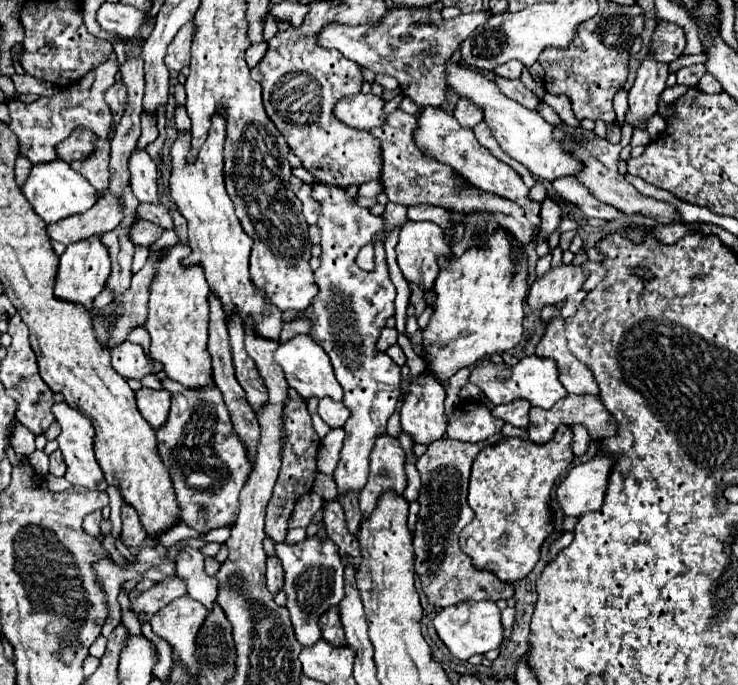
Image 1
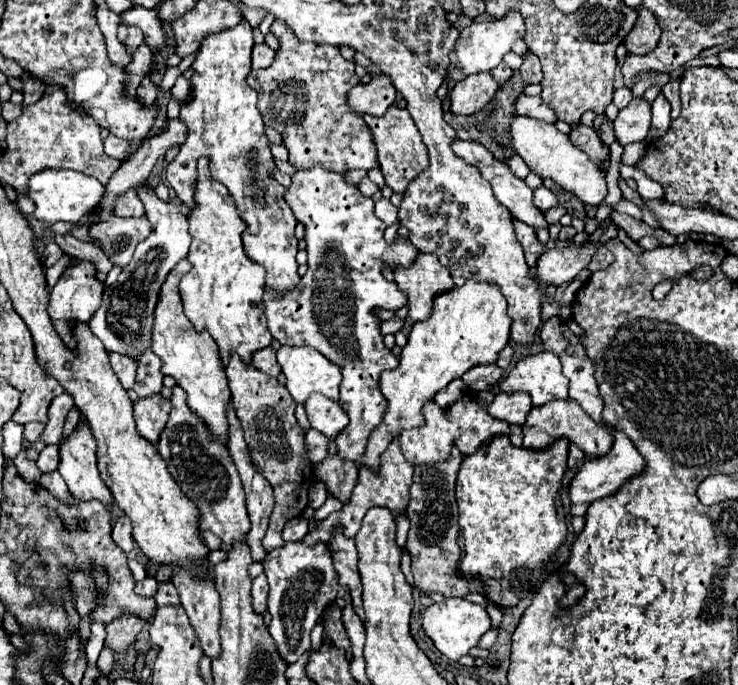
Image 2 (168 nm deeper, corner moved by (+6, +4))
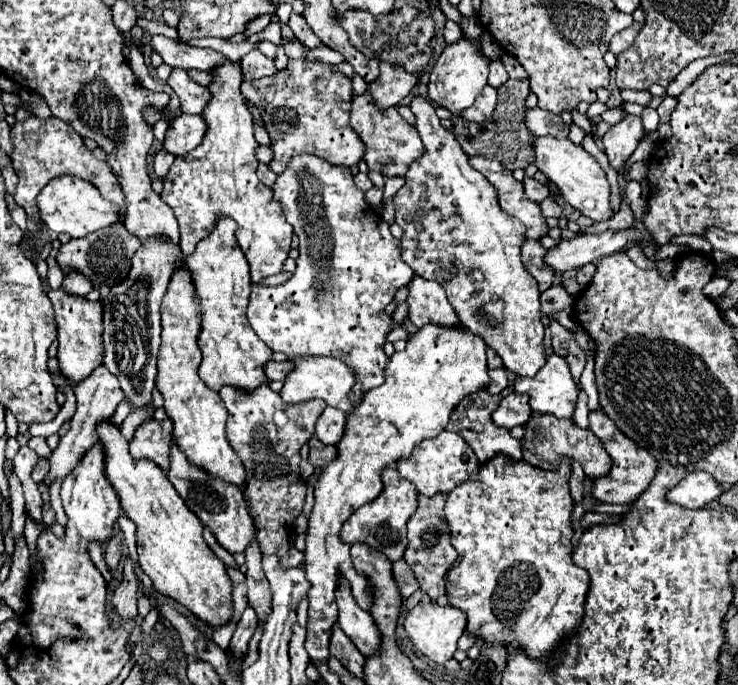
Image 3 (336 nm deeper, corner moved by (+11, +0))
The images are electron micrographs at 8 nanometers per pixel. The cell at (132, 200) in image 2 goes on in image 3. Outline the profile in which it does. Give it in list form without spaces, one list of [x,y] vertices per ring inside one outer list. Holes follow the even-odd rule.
[[[27,118],[25,122],[17,122],[11,128],[11,140],[13,140],[13,154],[11,154],[11,162],[13,168],[19,176],[19,184],[17,184],[17,192],[15,192],[15,202],[25,208],[27,212],[27,230],[35,236],[43,230],[41,224],[41,216],[37,212],[37,194],[41,192],[41,188],[45,188],[45,184],[49,184],[49,180],[61,176],[61,174],[73,174],[77,178],[83,178],[87,182],[93,182],[101,196],[113,204],[117,204],[121,208],[121,212],[125,212],[125,200],[123,200],[123,192],[121,186],[117,184],[117,178],[113,176],[111,168],[107,166],[107,162],[97,160],[83,144],[83,138],[63,120],[57,118]]]

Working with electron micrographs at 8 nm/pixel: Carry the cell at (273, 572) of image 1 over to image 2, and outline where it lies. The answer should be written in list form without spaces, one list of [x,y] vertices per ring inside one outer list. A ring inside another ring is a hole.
[[[264,574],[256,576],[252,582],[252,598],[254,598],[254,610],[256,612],[264,612],[266,610],[266,596],[268,596],[268,580]]]

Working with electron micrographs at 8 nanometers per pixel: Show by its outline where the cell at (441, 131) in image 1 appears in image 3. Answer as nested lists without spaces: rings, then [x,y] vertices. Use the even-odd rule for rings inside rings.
[[[475,156],[469,162],[495,186],[495,190],[499,192],[501,208],[509,216],[515,216],[517,220],[527,224],[527,238],[541,240],[549,232],[549,226],[541,214],[539,204],[525,196],[523,182],[517,182],[513,174],[507,168],[503,168],[501,162],[485,160],[481,156]]]

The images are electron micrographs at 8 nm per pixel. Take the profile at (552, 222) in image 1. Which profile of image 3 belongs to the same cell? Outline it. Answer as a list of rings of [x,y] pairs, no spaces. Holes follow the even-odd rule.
[[[525,176],[523,184],[525,184],[525,194],[527,194],[527,198],[531,198],[531,200],[537,200],[537,202],[541,202],[541,200],[545,200],[545,198],[549,196],[547,184],[541,184],[541,182],[537,182],[535,178],[529,178],[529,176]]]

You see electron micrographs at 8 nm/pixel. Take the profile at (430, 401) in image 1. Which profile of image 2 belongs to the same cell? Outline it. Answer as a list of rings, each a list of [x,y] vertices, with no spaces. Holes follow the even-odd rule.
[[[430,400],[422,408],[424,426],[402,430],[400,448],[412,464],[434,464],[448,458],[450,448],[458,436],[458,426],[450,422],[444,410]]]

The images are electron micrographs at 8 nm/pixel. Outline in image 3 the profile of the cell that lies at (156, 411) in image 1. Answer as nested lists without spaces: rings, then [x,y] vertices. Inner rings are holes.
[[[165,418],[163,422],[147,420],[135,432],[131,442],[133,458],[147,458],[155,462],[161,470],[169,470],[169,452],[173,444],[173,422]]]

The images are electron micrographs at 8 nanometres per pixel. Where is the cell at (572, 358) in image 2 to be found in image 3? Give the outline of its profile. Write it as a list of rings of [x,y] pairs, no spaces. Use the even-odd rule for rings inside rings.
[[[595,410],[589,414],[589,422],[591,422],[591,432],[599,438],[605,440],[605,450],[613,460],[613,468],[607,476],[597,478],[593,482],[593,498],[597,498],[599,502],[609,502],[609,504],[633,504],[633,500],[645,492],[645,488],[651,484],[655,472],[657,472],[657,460],[653,454],[649,454],[643,448],[637,448],[637,444],[633,444],[633,440],[629,440],[615,424],[613,420],[609,420],[605,416],[603,410]]]

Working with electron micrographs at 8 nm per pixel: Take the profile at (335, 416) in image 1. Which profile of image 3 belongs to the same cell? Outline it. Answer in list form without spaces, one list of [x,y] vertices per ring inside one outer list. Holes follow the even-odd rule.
[[[327,406],[315,424],[315,434],[323,444],[337,444],[345,434],[347,414]]]

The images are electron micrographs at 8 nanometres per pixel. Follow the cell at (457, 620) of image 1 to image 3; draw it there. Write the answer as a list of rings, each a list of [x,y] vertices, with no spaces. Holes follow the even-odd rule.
[[[417,604],[413,610],[407,612],[403,628],[407,632],[407,638],[413,642],[413,646],[425,654],[429,660],[443,664],[453,658],[453,652],[457,650],[457,640],[463,636],[467,624],[465,612],[453,608],[453,606],[439,606],[439,604]]]

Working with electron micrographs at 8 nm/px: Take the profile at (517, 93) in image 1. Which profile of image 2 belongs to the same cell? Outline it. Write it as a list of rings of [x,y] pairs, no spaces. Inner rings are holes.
[[[518,96],[516,100],[516,114],[524,114],[524,116],[532,116],[544,122],[554,122],[556,114],[552,108],[548,108],[540,96]]]

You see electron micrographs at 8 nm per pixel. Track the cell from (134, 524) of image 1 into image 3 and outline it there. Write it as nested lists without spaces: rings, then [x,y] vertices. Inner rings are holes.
[[[113,536],[109,542],[107,542],[107,548],[105,548],[105,562],[109,566],[109,570],[115,570],[119,560],[121,560],[121,550],[123,550],[123,540],[121,536]]]

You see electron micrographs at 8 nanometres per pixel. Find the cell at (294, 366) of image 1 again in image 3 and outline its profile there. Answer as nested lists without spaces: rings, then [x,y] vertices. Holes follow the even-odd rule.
[[[299,358],[295,360],[295,370],[287,374],[285,386],[281,390],[281,398],[289,404],[295,402],[305,402],[311,398],[321,398],[327,402],[327,406],[339,408],[343,412],[351,412],[353,410],[353,402],[349,400],[349,392],[355,384],[355,372],[353,368],[349,368],[347,364],[343,364],[337,358]]]

